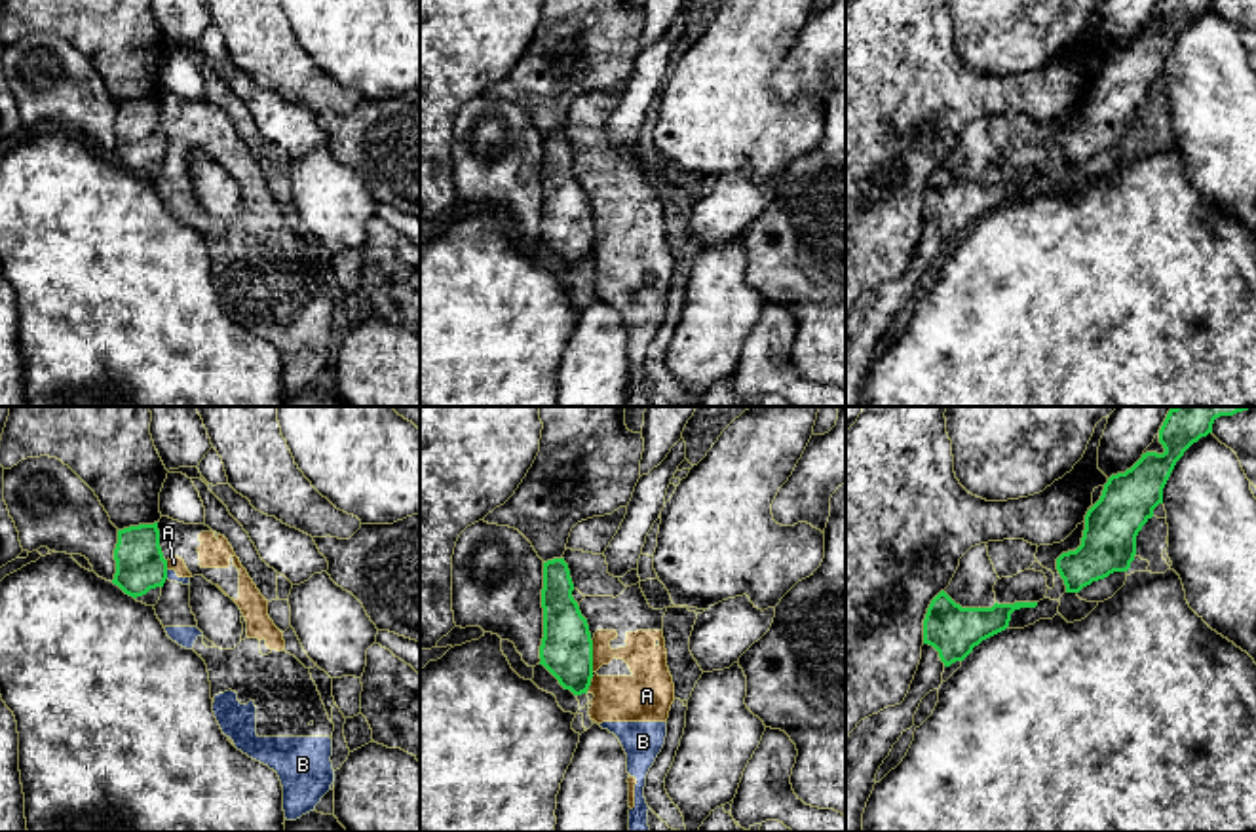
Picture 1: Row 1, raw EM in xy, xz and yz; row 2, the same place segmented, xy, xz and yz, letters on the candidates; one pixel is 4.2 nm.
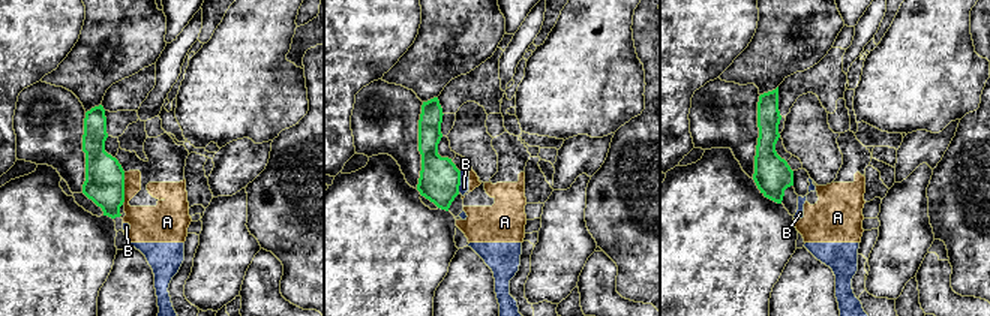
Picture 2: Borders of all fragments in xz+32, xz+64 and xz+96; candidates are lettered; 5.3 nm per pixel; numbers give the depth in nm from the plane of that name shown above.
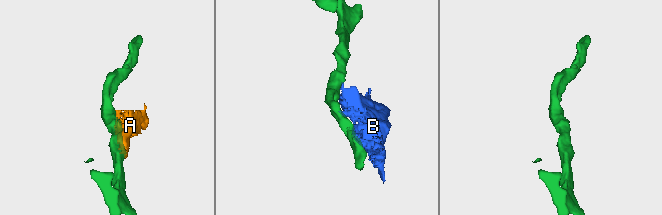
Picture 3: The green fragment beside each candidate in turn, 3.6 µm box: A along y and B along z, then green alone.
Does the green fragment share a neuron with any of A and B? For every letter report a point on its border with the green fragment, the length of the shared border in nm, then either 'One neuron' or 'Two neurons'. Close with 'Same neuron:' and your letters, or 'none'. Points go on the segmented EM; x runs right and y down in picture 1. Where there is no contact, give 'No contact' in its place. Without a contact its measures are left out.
A: Touches green at xz (591, 656). Shared border 140 nm. Two neurons
B: Touches green at xy (166, 574). Shared border 40 nm. Two neurons
Same neuron: none

